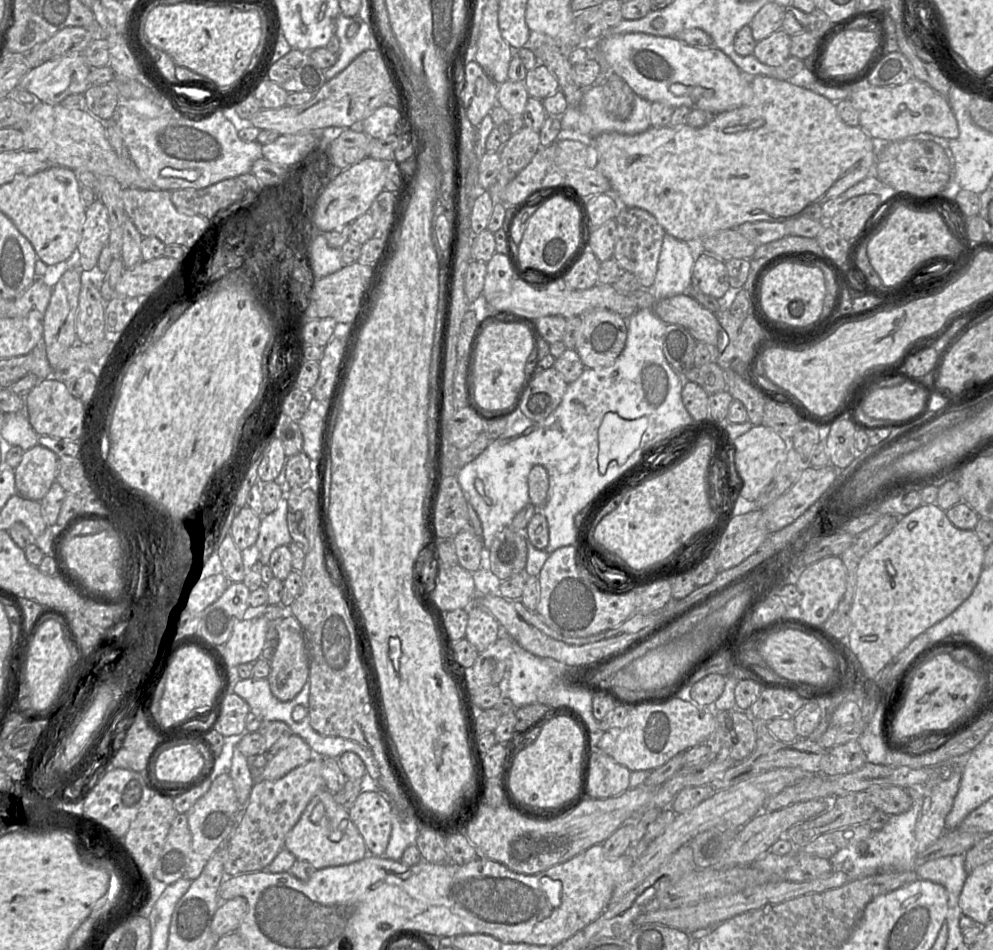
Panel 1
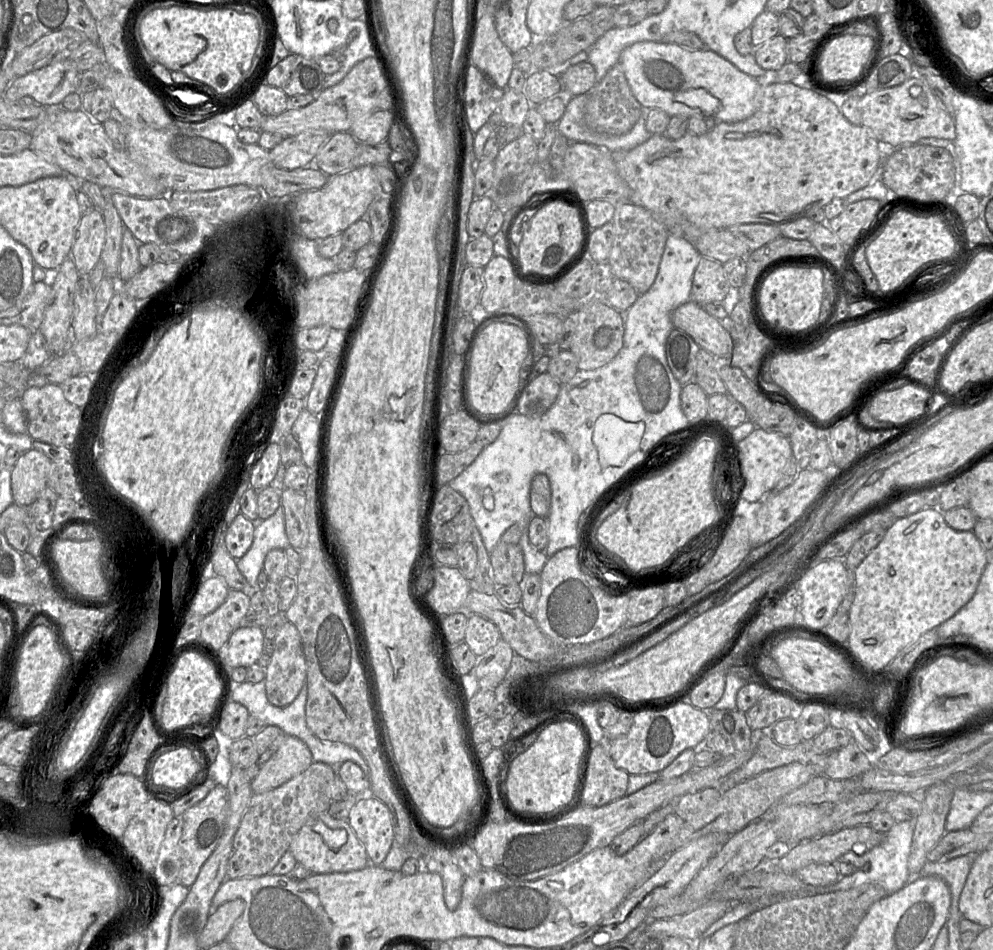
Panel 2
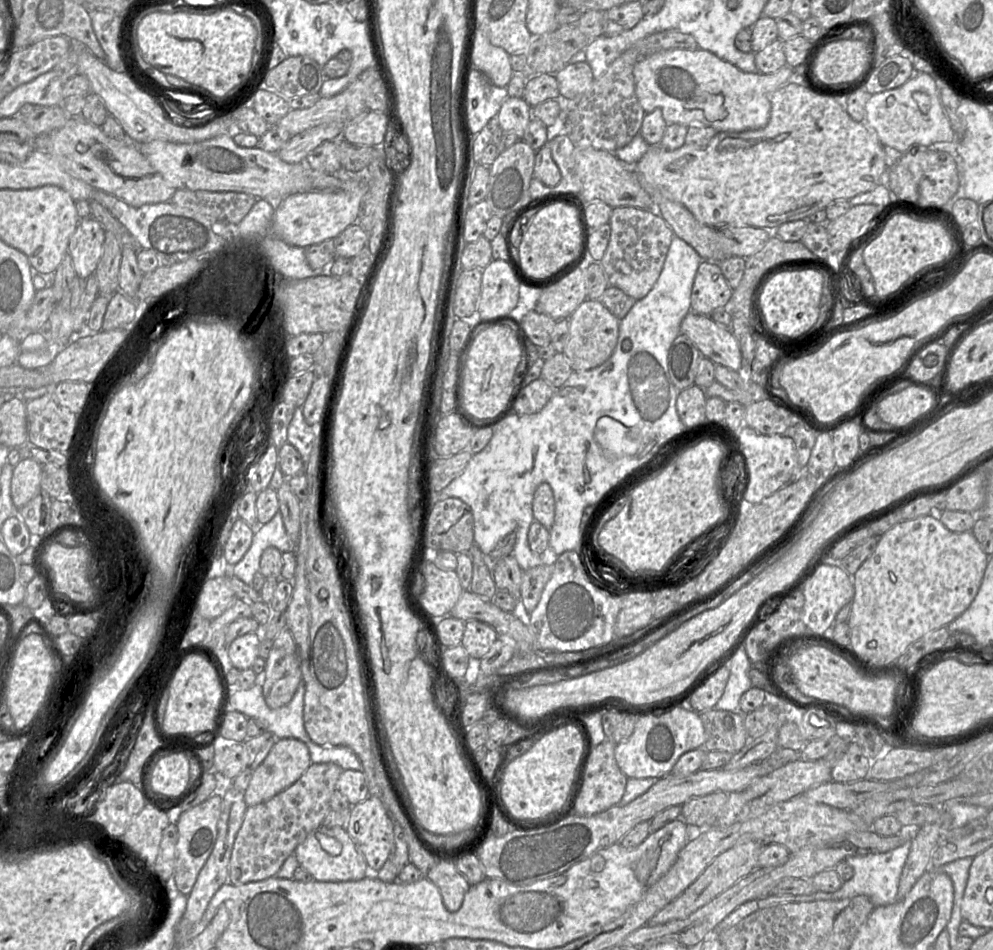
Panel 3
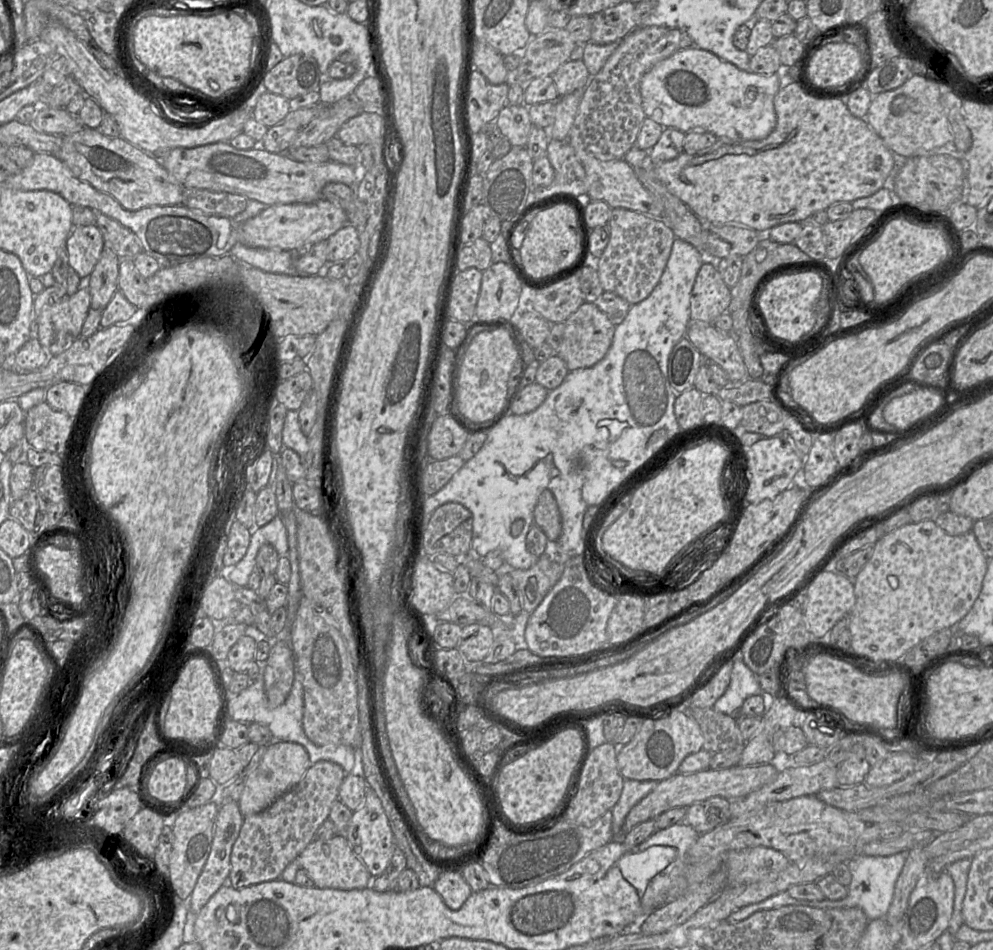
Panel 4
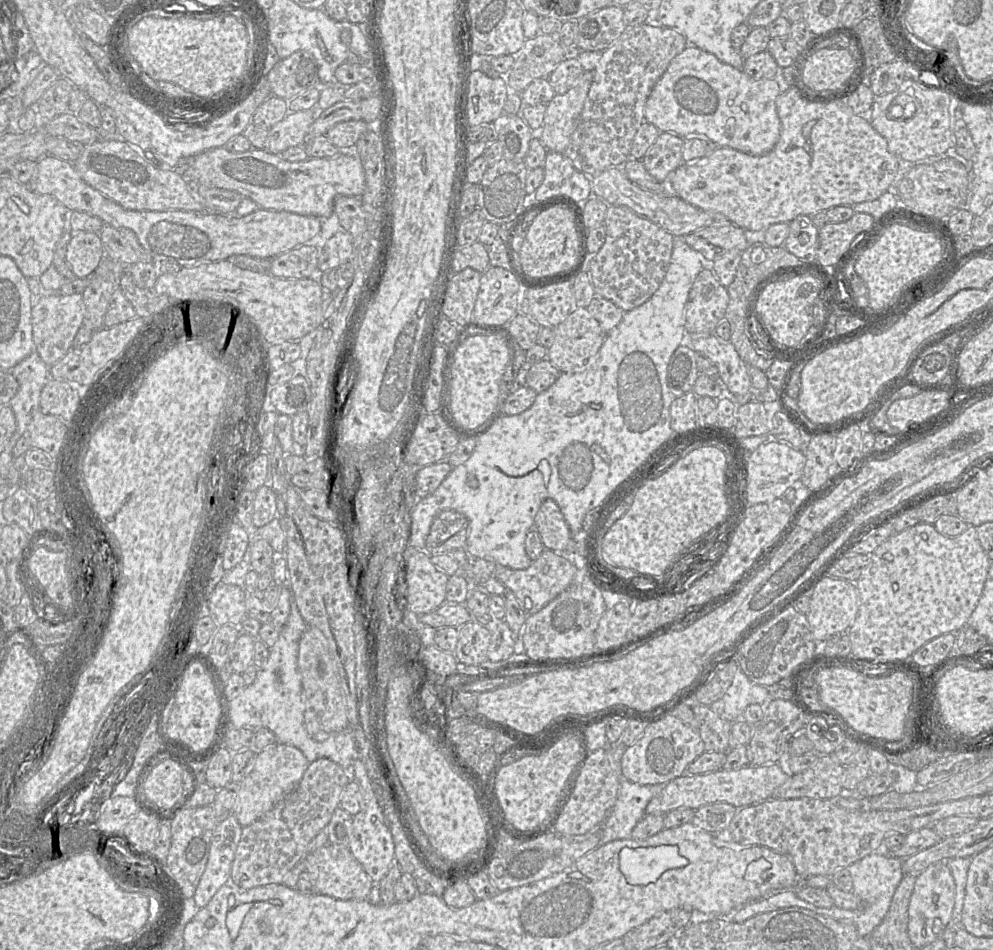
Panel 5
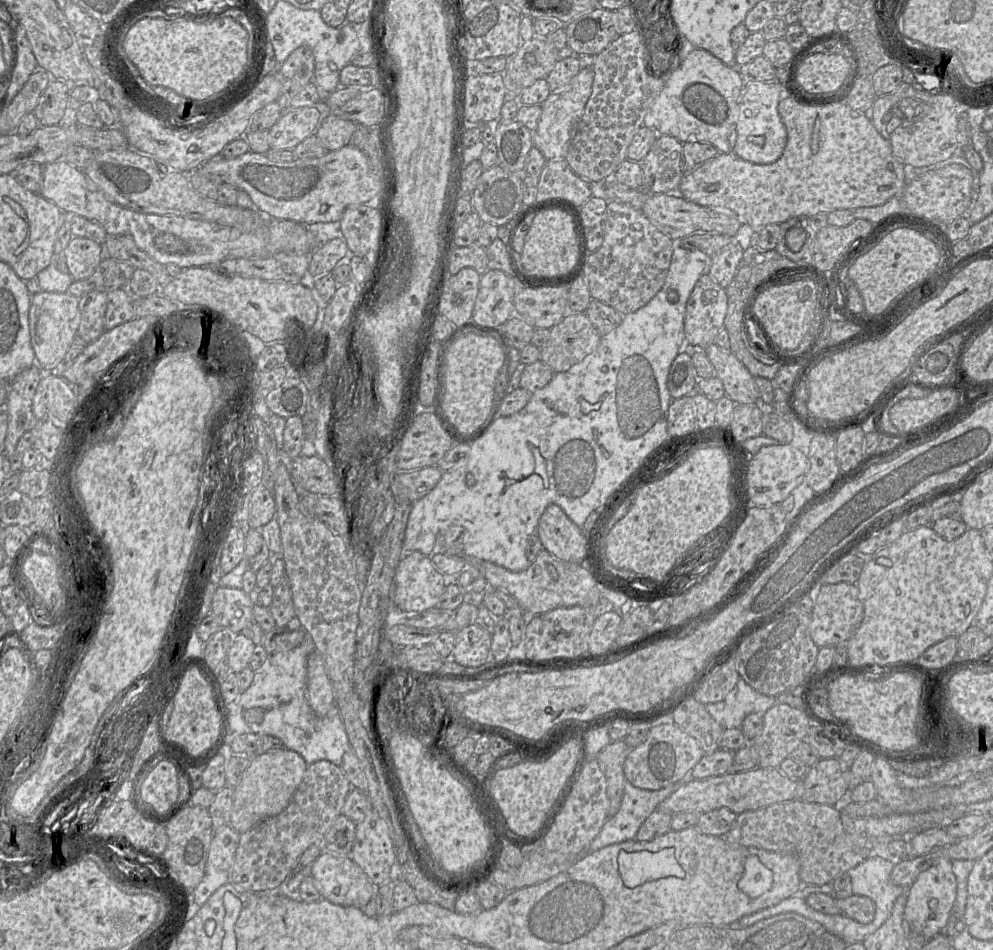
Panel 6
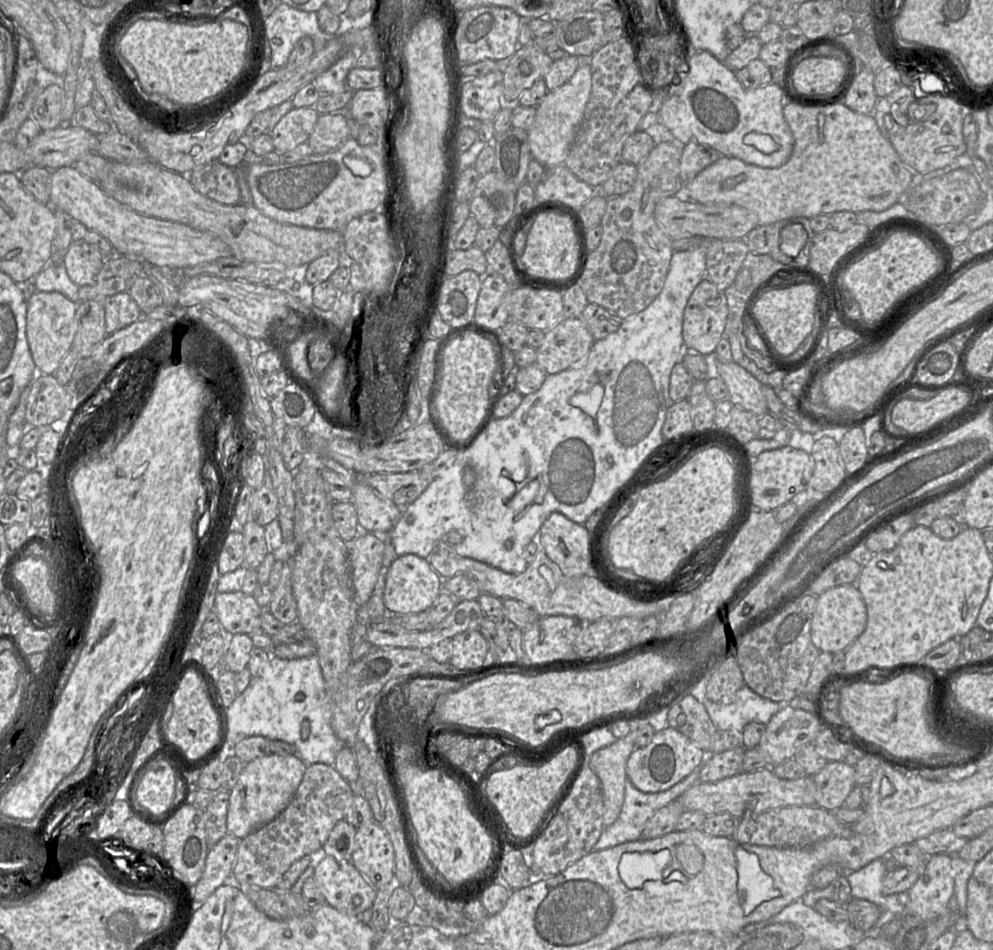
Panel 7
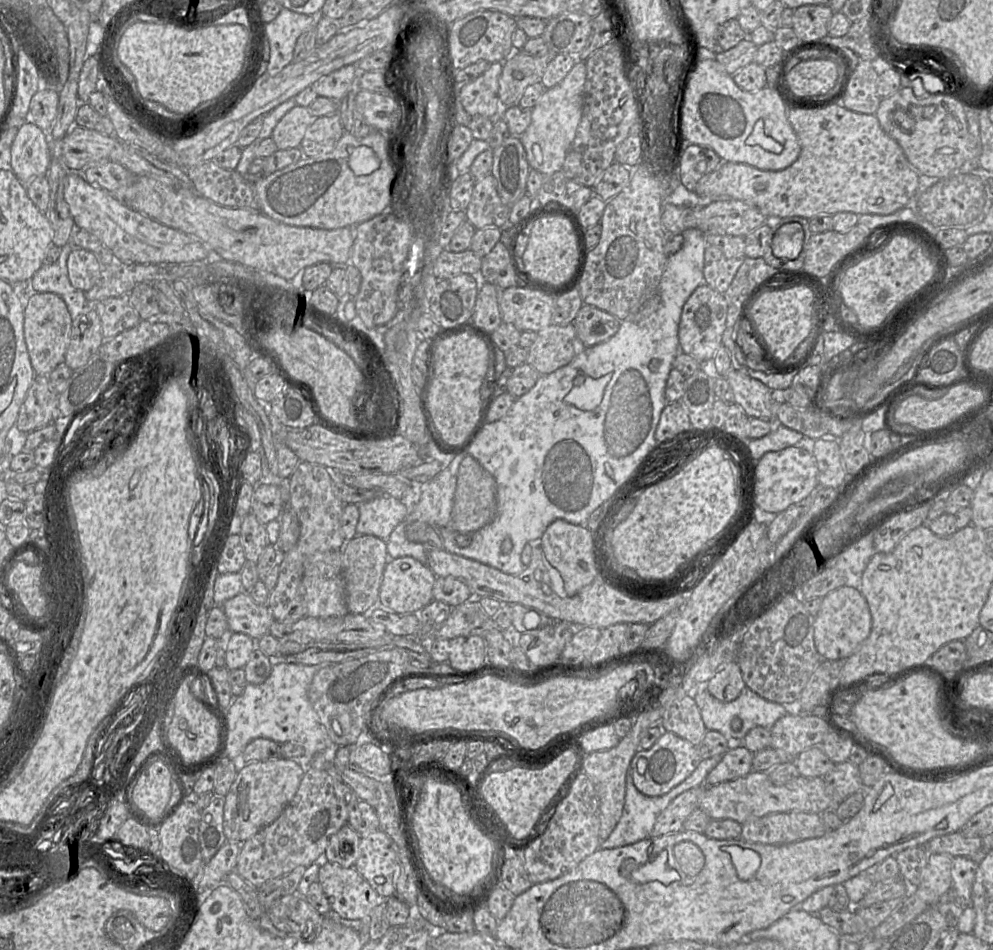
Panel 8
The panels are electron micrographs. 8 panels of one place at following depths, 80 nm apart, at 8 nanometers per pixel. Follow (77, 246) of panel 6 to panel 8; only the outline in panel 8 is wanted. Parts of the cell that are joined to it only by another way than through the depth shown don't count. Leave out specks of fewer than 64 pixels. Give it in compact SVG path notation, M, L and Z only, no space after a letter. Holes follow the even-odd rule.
M74 249L68 256L68 277L73 287L83 292L92 289L104 269L95 254L87 249Z

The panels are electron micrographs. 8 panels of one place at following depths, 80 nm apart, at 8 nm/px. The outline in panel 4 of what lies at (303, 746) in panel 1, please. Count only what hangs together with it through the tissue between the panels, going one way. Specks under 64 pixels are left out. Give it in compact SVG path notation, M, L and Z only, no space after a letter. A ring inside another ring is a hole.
M273 740L261 758L258 766L245 776L245 787L238 801L243 817L259 813L276 799L293 789L311 766L307 750L298 743Z

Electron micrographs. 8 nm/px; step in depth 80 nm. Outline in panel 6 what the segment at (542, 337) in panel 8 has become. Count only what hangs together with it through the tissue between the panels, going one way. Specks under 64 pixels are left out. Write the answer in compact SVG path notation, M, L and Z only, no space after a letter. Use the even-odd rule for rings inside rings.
M585 312L568 313L550 329L550 338L541 348L540 360L548 365L554 373L565 372L595 351L600 340L601 336Z

